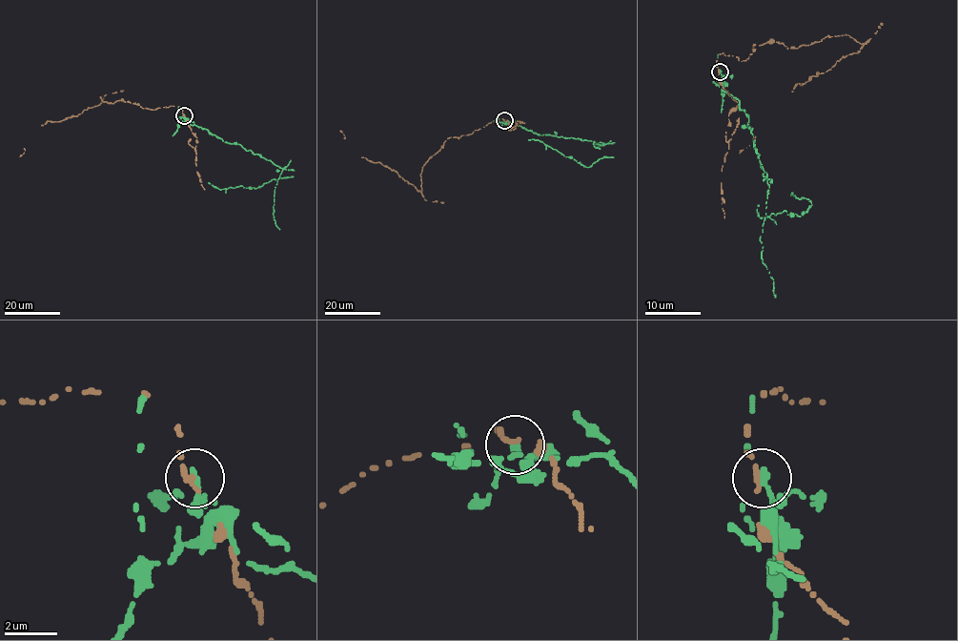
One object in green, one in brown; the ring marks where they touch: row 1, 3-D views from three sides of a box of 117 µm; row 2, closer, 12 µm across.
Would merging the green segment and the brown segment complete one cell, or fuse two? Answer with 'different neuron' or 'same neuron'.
different neuron

